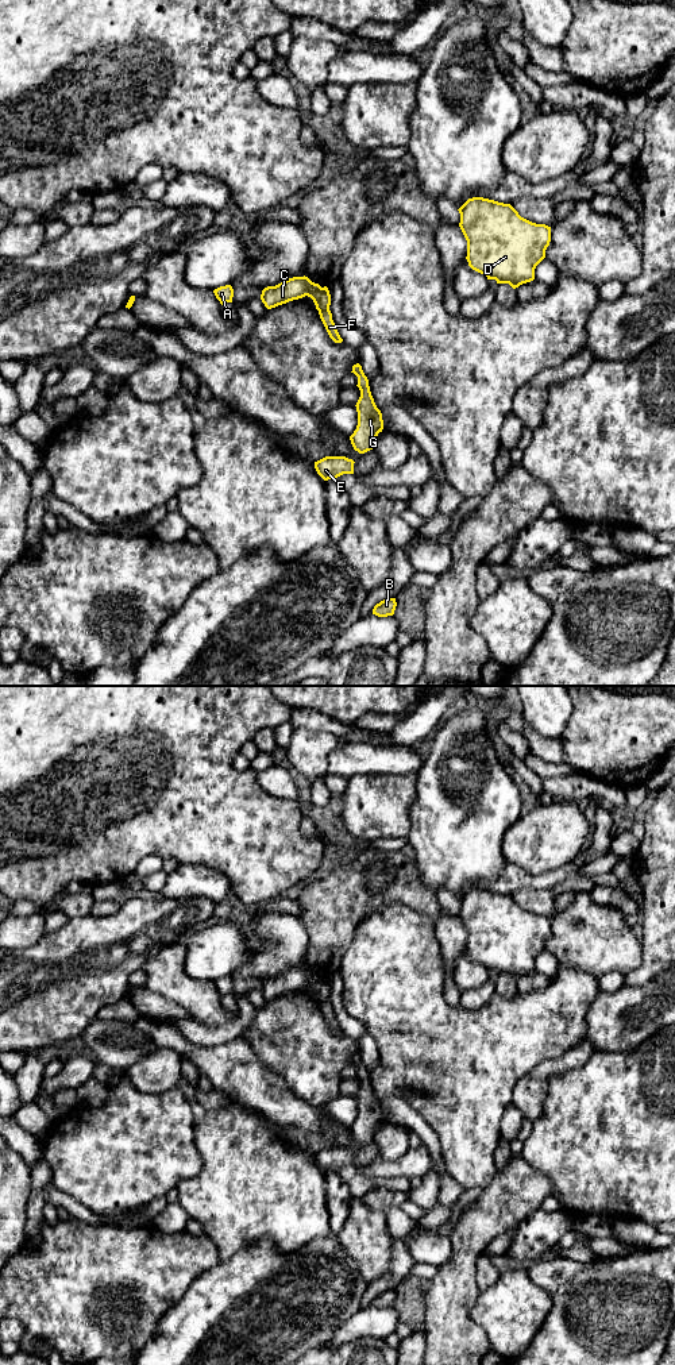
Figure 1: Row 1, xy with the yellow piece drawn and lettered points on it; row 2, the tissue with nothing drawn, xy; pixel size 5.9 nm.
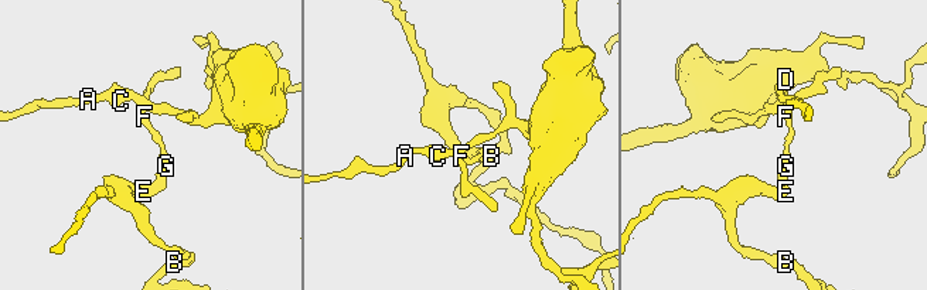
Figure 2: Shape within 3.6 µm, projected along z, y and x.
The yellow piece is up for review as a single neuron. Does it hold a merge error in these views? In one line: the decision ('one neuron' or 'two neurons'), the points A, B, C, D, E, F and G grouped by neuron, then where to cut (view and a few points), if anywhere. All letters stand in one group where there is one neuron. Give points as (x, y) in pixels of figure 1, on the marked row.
two neurons; groups A C D / B E F G; cut xy (328, 308), (319, 311)

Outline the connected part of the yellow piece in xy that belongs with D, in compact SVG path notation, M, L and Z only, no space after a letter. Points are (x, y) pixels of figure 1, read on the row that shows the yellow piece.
M483 197L468 198L458 211L472 270L513 289L535 279L551 227L521 217L510 204Z

